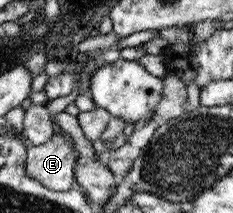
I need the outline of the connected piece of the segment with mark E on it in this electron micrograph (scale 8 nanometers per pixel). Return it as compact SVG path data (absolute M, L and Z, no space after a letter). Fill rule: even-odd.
M62 129L44 144L25 150L25 172L31 173L42 186L56 194L71 188L74 182L72 137Z

